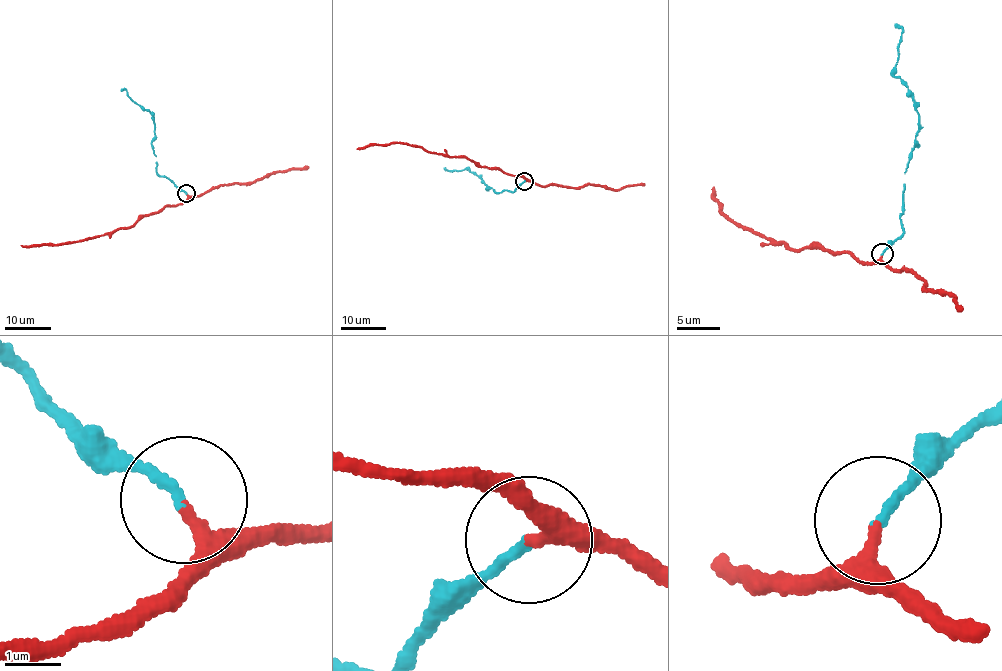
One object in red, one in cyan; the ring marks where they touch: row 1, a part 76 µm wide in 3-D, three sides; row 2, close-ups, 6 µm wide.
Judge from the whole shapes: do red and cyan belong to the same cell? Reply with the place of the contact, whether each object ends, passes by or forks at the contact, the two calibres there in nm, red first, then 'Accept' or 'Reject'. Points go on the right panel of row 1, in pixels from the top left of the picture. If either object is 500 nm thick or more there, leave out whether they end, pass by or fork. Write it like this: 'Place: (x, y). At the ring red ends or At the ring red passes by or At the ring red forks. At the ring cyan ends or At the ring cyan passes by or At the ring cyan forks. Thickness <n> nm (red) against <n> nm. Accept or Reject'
Place: (882, 253). At the ring red ends. At the ring cyan ends. Thickness 240 nm (red) against 170 nm. Accept

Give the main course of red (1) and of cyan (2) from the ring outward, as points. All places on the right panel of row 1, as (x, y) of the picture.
1: (881, 254), (864, 263), (813, 242), (789, 248), (723, 215), (711, 195), (713, 187)
2: (881, 254), (903, 233), (905, 172), (916, 139), (917, 103), (895, 74), (902, 31), (894, 24)

